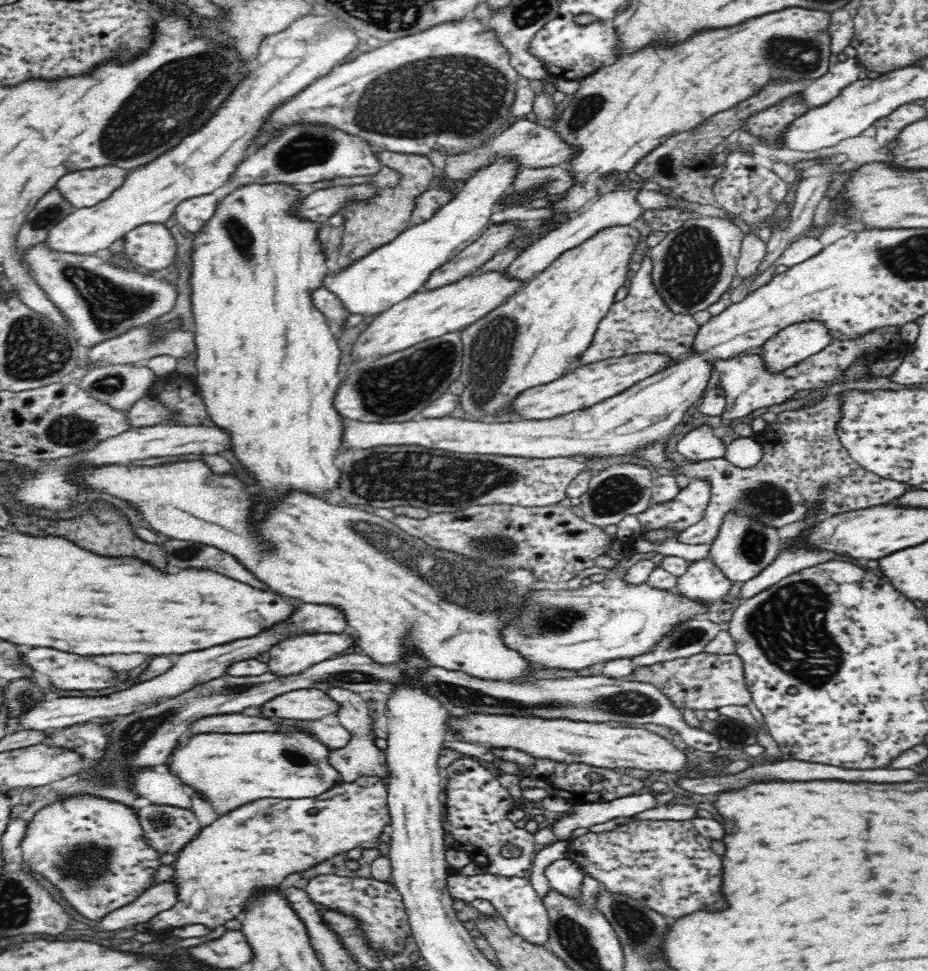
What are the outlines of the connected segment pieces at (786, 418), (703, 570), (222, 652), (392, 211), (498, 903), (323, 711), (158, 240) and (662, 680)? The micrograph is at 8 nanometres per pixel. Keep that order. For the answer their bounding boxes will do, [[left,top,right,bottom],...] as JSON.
[[635,395,910,544],[677,555,733,604],[20,632,276,731],[338,151,438,270],[447,866,550,946],[260,689,337,720],[123,223,176,270],[624,652,752,710]]

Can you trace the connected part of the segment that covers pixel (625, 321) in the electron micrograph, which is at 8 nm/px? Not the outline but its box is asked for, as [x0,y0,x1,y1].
[581,250,700,364]

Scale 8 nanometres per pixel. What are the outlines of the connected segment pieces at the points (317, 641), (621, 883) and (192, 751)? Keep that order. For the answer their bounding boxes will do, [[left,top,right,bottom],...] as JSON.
[[268,632,354,675],[567,819,730,918],[164,732,340,816]]

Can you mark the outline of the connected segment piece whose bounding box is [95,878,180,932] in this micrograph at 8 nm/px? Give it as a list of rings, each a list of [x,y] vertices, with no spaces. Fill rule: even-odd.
[[[174,879],[160,882],[148,888],[144,894],[136,898],[136,902],[128,904],[98,921],[95,926],[100,931],[118,931],[143,922],[149,922],[160,912],[166,912],[176,906],[180,887]]]

